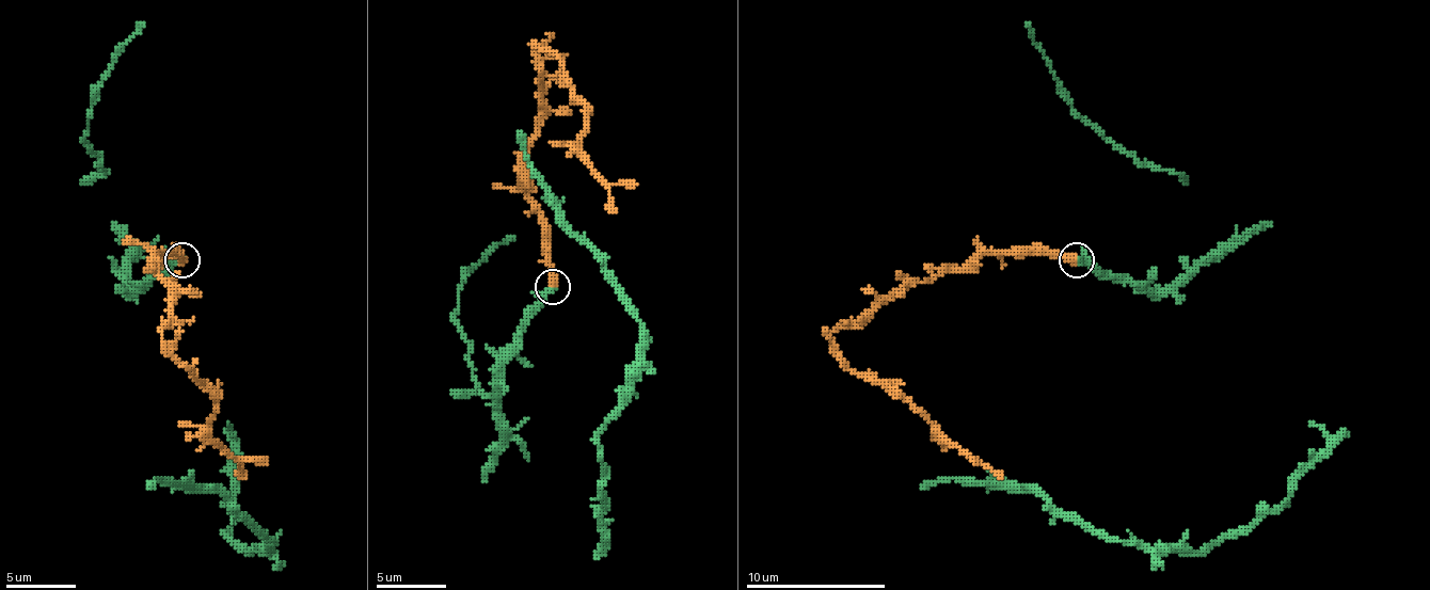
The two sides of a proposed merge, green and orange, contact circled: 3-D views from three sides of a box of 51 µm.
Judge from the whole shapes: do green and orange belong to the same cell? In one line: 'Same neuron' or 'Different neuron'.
Same neuron

